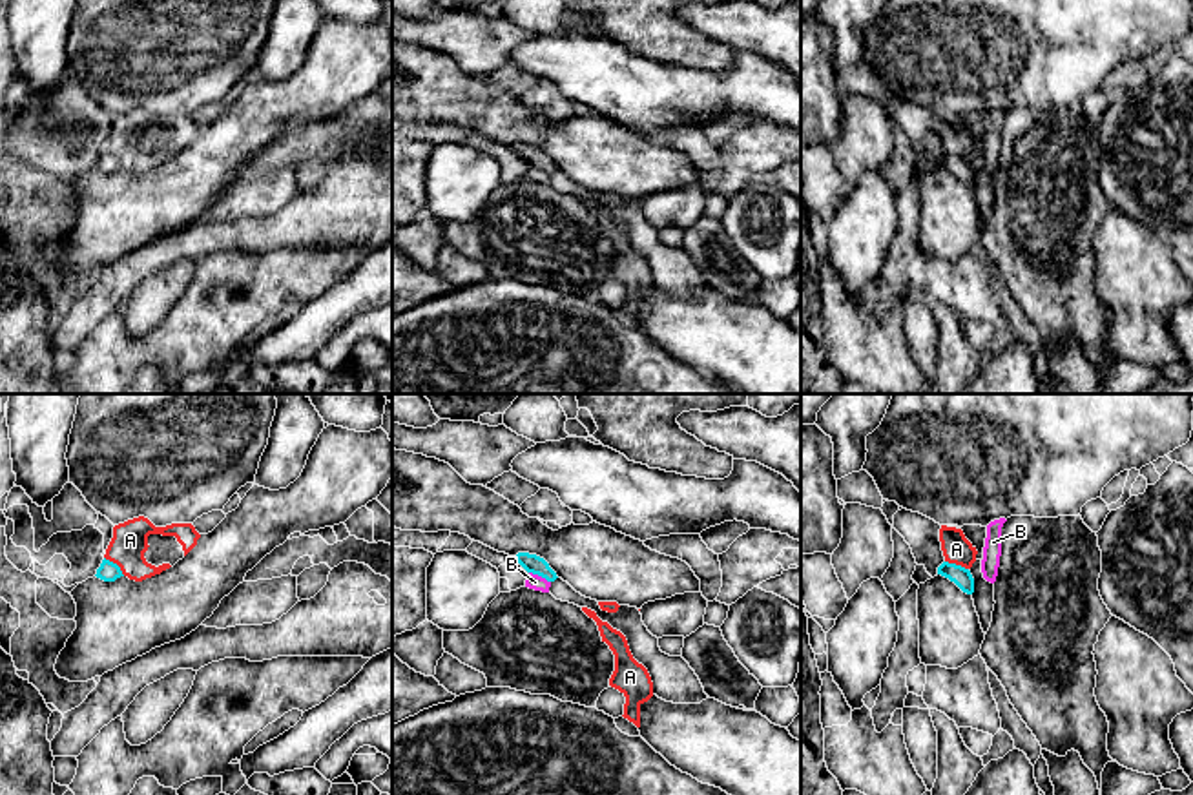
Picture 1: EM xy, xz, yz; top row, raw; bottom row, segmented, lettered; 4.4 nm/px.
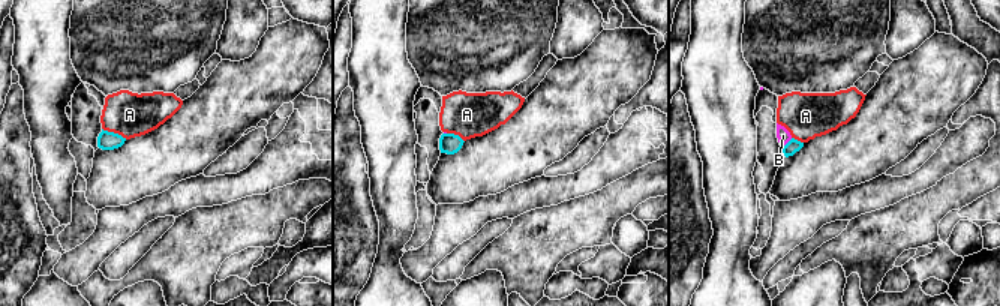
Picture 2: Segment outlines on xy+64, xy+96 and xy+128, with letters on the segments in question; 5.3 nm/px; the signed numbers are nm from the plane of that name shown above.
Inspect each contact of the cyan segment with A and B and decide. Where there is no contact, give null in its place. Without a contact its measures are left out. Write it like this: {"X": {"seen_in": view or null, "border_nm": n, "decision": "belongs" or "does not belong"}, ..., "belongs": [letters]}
{"A": {"seen_in": "xy", "border_nm": 130, "decision": "does not belong"}, "B": {"seen_in": "xz", "border_nm": 110, "decision": "does not belong"}, "belongs": []}

